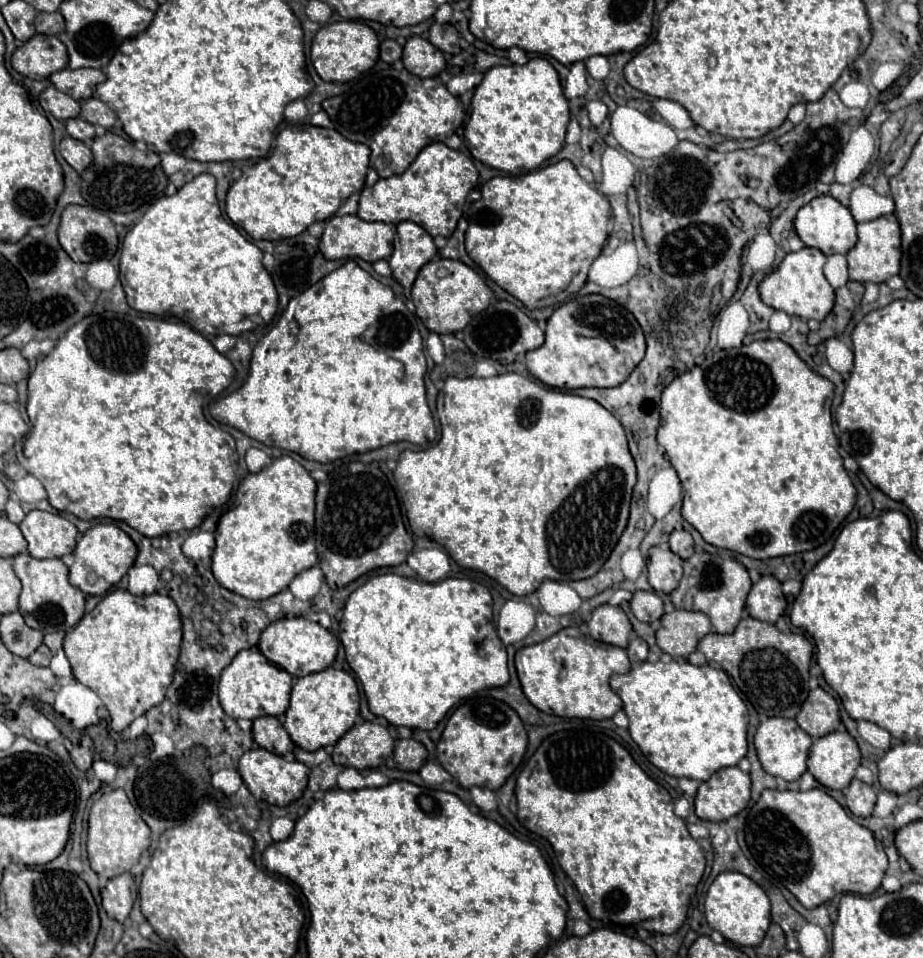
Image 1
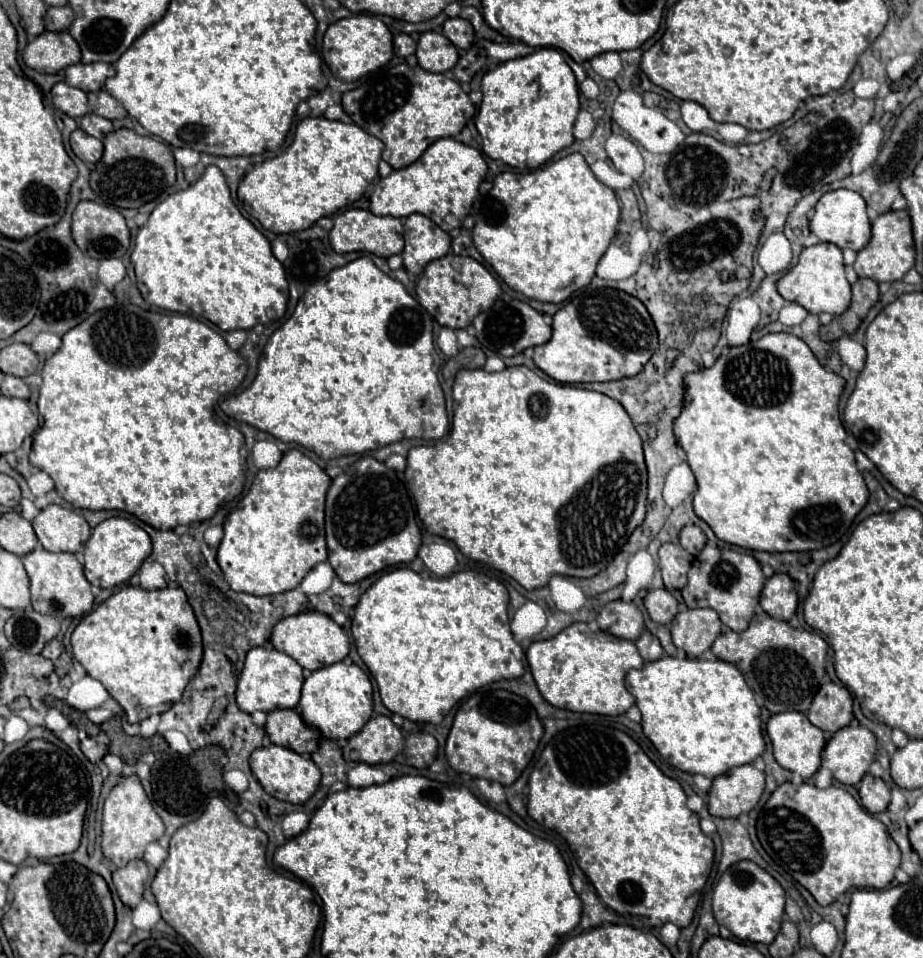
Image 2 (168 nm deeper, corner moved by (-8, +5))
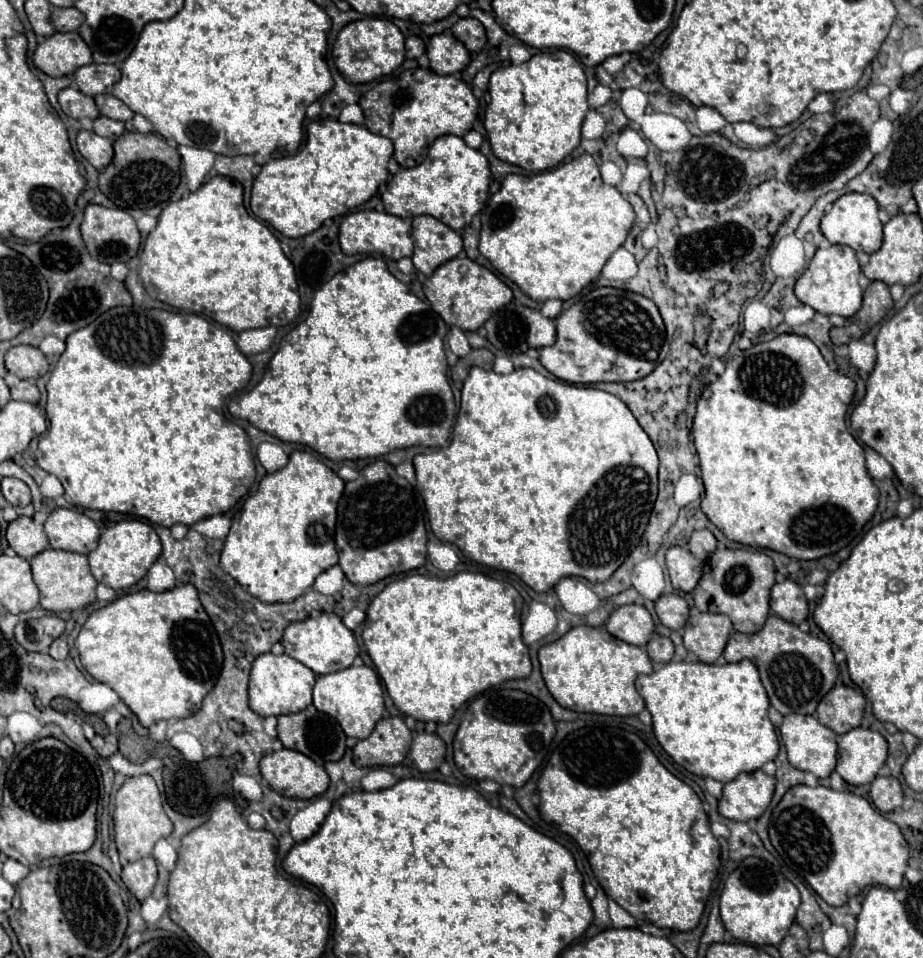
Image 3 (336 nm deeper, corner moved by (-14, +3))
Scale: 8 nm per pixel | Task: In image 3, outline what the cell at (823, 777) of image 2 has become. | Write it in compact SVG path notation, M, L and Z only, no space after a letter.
M788 714L782 720L780 726L780 736L788 752L788 762L794 768L800 768L802 772L812 772L816 778L828 778L830 776L830 788L832 790L844 790L844 780L840 778L838 772L832 772L836 768L836 734L822 726L814 716L808 714Z

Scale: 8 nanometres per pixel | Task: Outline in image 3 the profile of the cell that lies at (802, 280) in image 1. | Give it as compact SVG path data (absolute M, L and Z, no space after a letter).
M828 246L828 248L818 248L810 266L806 272L796 280L794 294L800 302L812 306L820 314L838 314L844 318L854 316L860 310L863 292L858 284L860 276L860 264L856 260L856 254L848 246Z

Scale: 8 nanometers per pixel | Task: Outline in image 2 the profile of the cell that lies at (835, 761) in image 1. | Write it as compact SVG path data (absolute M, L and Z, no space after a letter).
M846 726L826 744L822 766L846 786L856 786L868 772L876 754L876 736L864 726Z

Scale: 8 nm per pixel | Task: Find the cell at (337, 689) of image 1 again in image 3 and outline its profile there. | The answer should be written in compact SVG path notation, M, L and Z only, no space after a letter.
M364 664L352 665L340 672L332 672L332 674L324 674L324 676L316 678L314 706L320 712L338 720L338 724L342 726L346 736L368 738L372 728L376 726L376 722L382 718L384 694L382 694L380 680L372 668L368 668Z

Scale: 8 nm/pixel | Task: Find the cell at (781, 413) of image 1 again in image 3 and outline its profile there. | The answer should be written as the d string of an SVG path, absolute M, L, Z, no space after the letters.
M780 334L778 338L762 344L754 344L748 350L742 350L738 356L730 358L726 362L724 374L720 374L712 384L708 384L698 400L698 410L694 416L692 426L692 440L698 450L700 458L700 472L704 480L704 498L702 498L702 512L708 516L708 520L722 530L722 534L732 540L754 548L768 548L782 552L796 560L816 560L828 554L838 552L840 548L848 546L864 528L864 524L872 518L876 506L878 506L878 488L874 486L872 478L866 472L864 466L864 448L854 440L854 436L846 428L846 410L854 396L856 384L838 372L832 372L826 360L822 358L816 344L798 334Z

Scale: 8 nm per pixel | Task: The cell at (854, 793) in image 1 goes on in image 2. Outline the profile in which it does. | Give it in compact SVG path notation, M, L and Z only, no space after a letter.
M866 774L858 792L868 812L840 786L820 790L814 784L794 786L792 782L784 782L774 790L758 816L758 840L762 848L822 906L832 904L850 888L886 888L900 866L896 842L890 842L886 826L872 816L888 808L890 788L882 778Z

